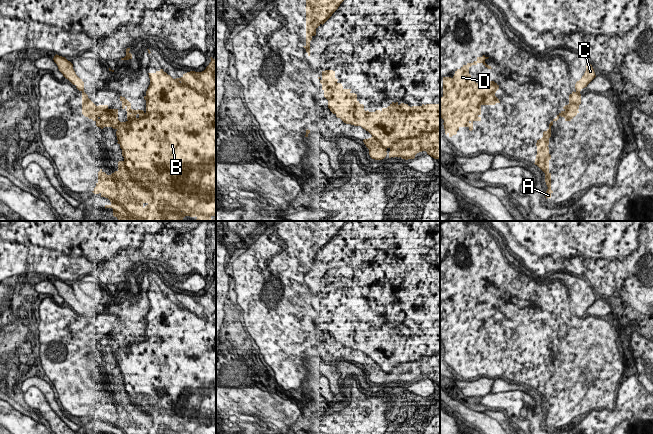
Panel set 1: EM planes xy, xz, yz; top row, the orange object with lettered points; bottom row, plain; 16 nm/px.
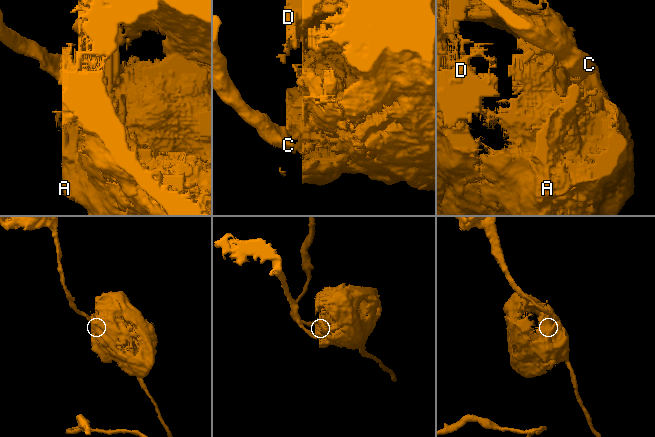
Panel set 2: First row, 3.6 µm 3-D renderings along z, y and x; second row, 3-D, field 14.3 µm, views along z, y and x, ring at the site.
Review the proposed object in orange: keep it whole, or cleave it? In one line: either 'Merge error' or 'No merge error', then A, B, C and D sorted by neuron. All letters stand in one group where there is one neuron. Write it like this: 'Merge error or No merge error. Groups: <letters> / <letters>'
Merge error. Groups: A B D / C

